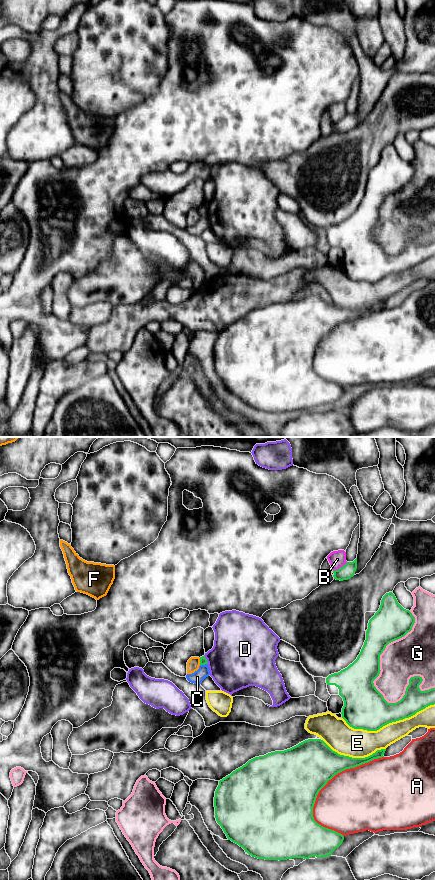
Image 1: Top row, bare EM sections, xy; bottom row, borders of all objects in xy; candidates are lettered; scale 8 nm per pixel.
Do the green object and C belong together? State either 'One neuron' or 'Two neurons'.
Two neurons

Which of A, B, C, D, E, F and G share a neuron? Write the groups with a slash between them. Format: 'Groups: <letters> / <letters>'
Groups: A / B / C / D / E / F / G

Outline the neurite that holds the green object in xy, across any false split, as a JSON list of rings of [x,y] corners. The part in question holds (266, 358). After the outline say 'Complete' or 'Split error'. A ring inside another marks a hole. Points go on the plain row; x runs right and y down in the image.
[[[308,291],[298,297],[284,302],[284,303],[275,303],[268,305],[264,308],[255,309],[249,312],[245,317],[233,323],[230,327],[226,328],[219,333],[219,337],[215,343],[214,349],[214,359],[215,359],[215,370],[217,375],[221,378],[224,385],[226,386],[228,392],[238,396],[242,399],[245,404],[247,404],[252,409],[265,412],[287,412],[292,410],[304,410],[309,411],[312,408],[317,410],[331,408],[332,404],[338,400],[343,392],[344,388],[334,382],[325,380],[318,376],[313,369],[313,359],[317,350],[319,343],[331,332],[336,326],[350,320],[355,320],[362,316],[368,315],[374,311],[384,309],[386,301],[377,302],[372,307],[365,310],[352,310],[349,308],[340,307],[337,304],[333,303],[323,292],[321,291]]]. Complete

